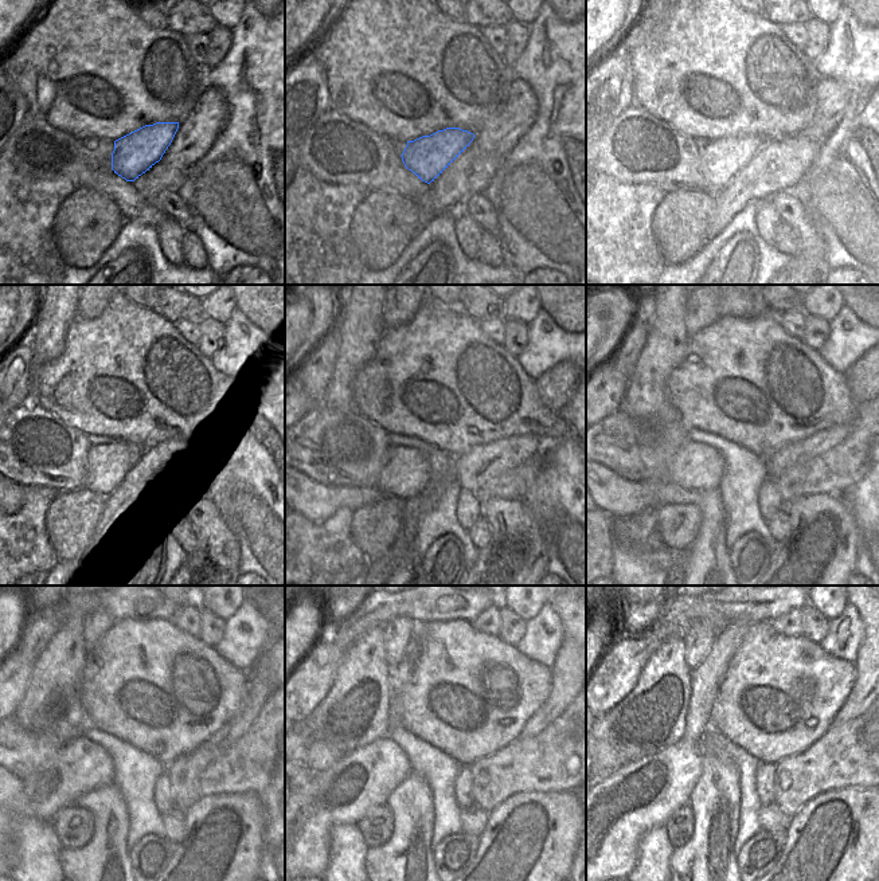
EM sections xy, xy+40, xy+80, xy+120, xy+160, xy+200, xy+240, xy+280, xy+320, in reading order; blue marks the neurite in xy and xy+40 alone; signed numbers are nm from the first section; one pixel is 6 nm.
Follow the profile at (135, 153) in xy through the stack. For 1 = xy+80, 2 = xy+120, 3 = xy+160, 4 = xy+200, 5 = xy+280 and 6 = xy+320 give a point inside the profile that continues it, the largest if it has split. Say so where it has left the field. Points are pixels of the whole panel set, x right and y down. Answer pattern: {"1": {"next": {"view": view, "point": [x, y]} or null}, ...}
{"1": {"next": {"view": "xy+80", "point": [721, 159]}}, "2": {"next": {"view": "xy+120", "point": [109, 465]}}, "3": {"next": {"view": "xy+160", "point": [405, 473]}}, "4": {"next": {"view": "xy+200", "point": [695, 466]}}, "5": {"next": {"view": "xy+280", "point": [362, 779]}}, "6": {"next": {"view": "xy+320", "point": [617, 811]}}}

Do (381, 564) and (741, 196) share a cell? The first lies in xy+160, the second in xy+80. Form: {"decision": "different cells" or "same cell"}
{"decision": "same cell"}

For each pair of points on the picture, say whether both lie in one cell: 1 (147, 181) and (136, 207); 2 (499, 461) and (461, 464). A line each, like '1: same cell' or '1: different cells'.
1: different cells
2: same cell

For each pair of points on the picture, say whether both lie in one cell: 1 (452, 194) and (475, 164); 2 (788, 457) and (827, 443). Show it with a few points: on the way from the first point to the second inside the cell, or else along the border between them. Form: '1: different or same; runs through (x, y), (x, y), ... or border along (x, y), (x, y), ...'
1: same; runs through (454, 187), (471, 171)
2: same; runs through (797, 453), (817, 443)

